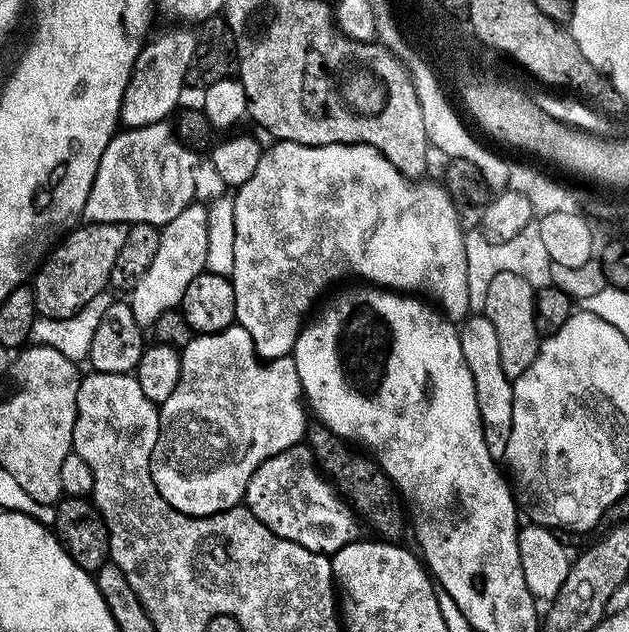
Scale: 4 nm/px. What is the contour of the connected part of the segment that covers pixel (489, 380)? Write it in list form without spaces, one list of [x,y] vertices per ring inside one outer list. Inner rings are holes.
[[[483,314],[469,315],[468,319],[459,325],[459,330],[462,358],[466,358],[470,374],[474,374],[474,394],[478,398],[478,414],[482,418],[486,450],[490,450],[492,457],[500,462],[506,454],[506,442],[510,442],[510,426],[514,422],[514,394],[512,381],[508,380],[502,370],[497,331],[490,319]]]

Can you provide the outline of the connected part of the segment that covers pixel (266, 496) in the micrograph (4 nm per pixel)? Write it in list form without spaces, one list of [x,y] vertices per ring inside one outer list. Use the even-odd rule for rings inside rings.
[[[301,442],[293,448],[274,454],[254,474],[248,483],[243,503],[278,538],[298,542],[311,552],[331,554],[357,539],[357,517],[349,503],[336,491],[331,480],[320,471],[311,447]]]

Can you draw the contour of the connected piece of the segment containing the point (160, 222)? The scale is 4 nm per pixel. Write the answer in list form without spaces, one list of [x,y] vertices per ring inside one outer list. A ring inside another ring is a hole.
[[[167,121],[117,131],[99,159],[81,219],[90,224],[148,223],[164,227],[195,199],[195,156],[177,139]]]

